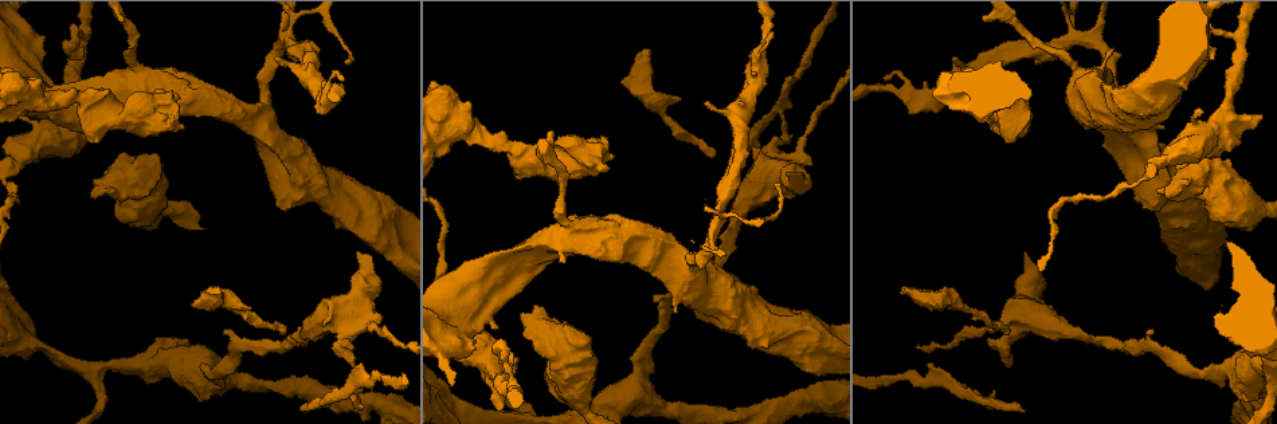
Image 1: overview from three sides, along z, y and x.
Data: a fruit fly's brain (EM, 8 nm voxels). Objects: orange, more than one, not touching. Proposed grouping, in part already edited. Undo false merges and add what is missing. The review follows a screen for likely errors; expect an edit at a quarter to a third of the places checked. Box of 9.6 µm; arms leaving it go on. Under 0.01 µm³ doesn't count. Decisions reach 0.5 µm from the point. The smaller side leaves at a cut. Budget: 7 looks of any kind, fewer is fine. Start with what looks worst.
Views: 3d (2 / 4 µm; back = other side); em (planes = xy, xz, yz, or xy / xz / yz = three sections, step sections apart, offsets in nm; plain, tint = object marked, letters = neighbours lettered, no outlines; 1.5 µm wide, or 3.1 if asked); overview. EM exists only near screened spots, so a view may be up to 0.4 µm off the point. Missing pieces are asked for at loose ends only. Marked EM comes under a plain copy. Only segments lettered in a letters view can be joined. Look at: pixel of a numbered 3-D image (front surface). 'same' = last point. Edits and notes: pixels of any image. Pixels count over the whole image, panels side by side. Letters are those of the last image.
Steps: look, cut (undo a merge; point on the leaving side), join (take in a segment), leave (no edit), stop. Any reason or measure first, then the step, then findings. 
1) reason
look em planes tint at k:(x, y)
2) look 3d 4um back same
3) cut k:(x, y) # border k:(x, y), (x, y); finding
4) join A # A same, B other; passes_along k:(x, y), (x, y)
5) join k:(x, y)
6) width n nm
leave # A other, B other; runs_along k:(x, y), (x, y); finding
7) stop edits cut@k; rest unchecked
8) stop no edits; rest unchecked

look 3d 4um back at 1:(904, 287)

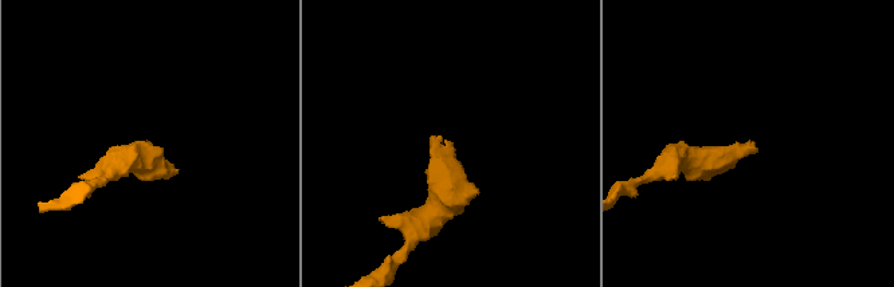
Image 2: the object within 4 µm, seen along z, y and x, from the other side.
need the tissue
look em yz step 4 letters at 2:(432, 139)

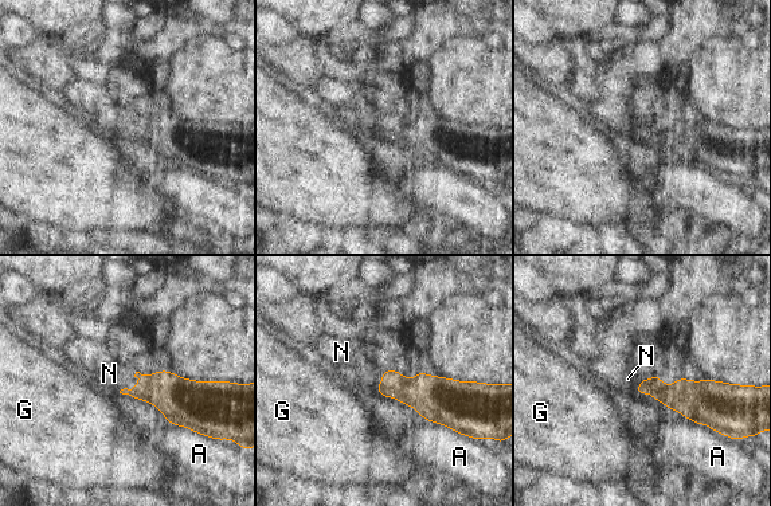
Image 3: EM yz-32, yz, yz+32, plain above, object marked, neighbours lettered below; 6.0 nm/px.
look em planes letters same

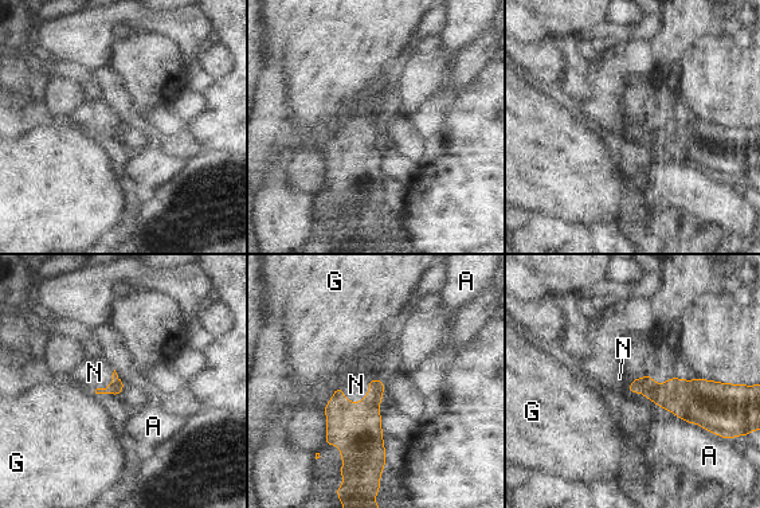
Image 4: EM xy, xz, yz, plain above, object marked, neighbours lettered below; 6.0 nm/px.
longest_contact N 260 nm
join N # A other, G other, N same; passes_along 4:(356, 428), (369, 393), (356, 385); it goes on there

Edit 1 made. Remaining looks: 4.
sudden change in width
look em xy step 4 letters at 1:(12, 159)

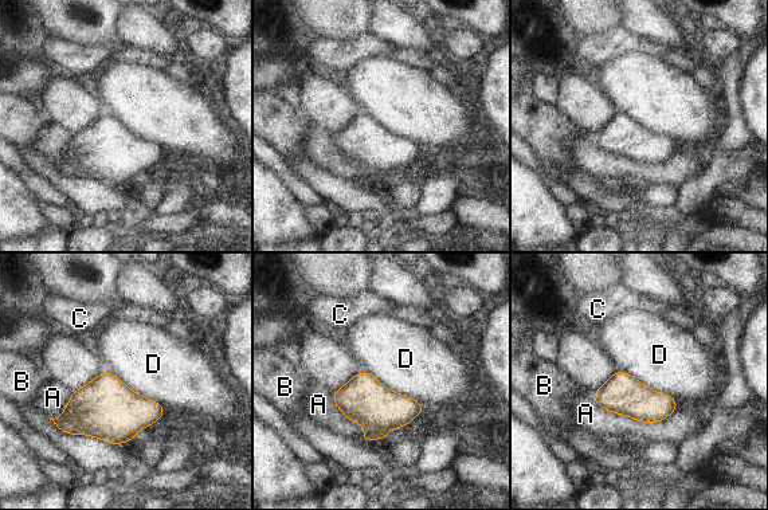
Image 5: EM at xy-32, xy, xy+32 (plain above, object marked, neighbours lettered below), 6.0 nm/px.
longest_contact A 550 nm
leave # A other, B other, C other, D other; border 5:(367, 372), (424, 410); one cell here

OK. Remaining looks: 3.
free end
look 3d 2um at 1:(226, 334)

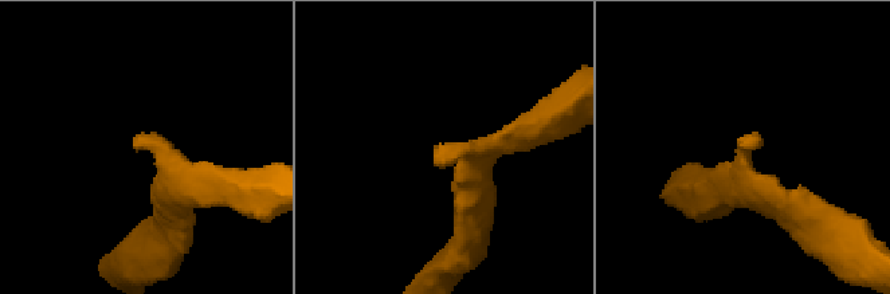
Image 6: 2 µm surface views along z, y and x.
arm_widths 220, 220 nm
look em xy step 4 letters at 6:(136, 141)

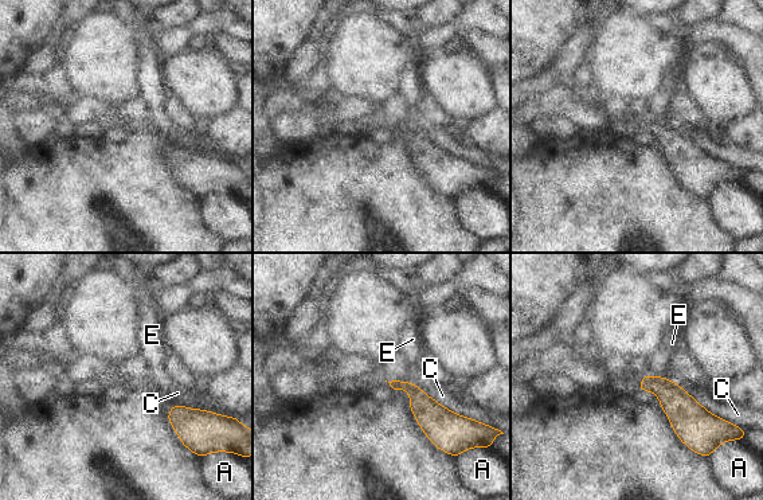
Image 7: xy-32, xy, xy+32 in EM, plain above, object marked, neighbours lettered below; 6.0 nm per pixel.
leave # A other, C other, E other; border 7:(640, 390), (648, 390), (660, 399); none of them fits

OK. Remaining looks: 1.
stop edits join@4; rest unchecked

